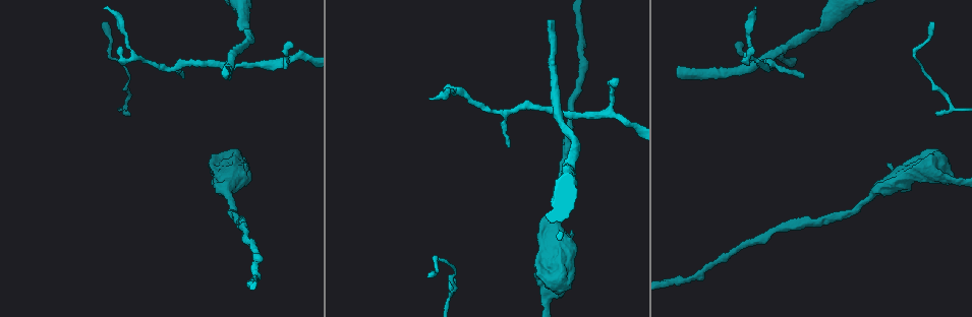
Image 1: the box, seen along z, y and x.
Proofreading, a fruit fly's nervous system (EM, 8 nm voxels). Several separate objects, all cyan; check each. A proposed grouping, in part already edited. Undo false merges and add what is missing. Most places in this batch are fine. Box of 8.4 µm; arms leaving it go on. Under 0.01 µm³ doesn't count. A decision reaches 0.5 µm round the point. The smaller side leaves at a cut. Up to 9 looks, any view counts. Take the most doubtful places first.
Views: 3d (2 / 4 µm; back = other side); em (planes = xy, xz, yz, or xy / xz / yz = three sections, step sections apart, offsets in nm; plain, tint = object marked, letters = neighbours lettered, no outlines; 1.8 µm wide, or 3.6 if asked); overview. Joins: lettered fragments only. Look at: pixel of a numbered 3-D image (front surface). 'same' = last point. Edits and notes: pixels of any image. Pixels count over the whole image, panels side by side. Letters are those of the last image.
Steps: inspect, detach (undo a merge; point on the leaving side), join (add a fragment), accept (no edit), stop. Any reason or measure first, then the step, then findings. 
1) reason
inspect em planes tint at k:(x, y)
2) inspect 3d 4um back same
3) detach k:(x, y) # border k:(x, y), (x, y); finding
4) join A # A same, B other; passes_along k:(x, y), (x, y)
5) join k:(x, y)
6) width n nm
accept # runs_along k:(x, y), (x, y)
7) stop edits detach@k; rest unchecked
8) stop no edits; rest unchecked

inspect 3d 4um at 1:(224, 70)

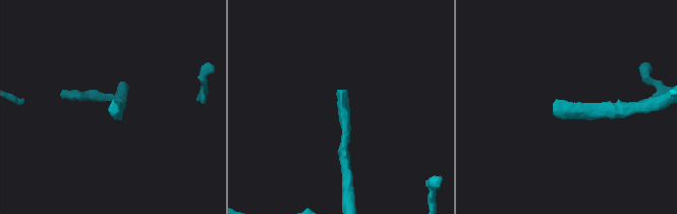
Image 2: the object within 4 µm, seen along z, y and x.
inspect em planes letters at 2:(555, 103)

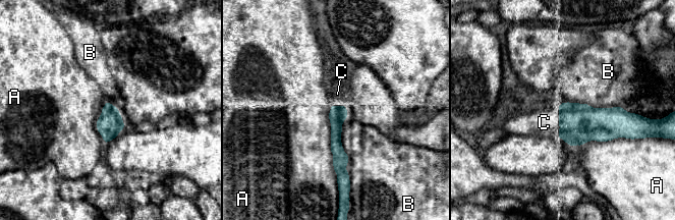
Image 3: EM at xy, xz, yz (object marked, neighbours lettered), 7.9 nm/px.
width 140 nm
join C # A other, B other, C same; it goes on there

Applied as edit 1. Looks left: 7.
see it whole again
inspect overview

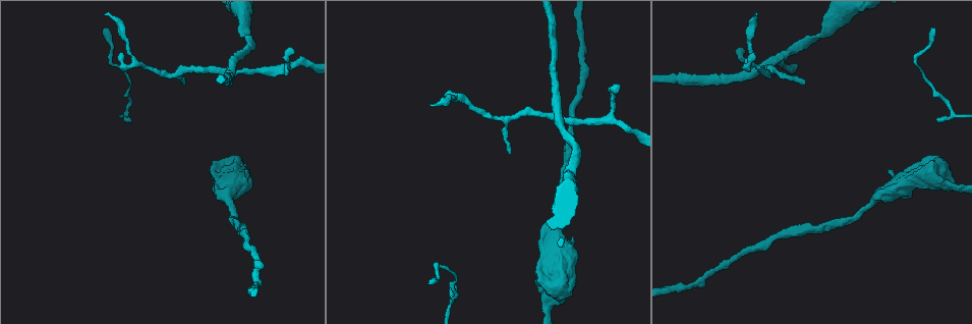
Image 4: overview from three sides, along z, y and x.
sharp bend
inspect 3d 4um at 4:(108, 62)

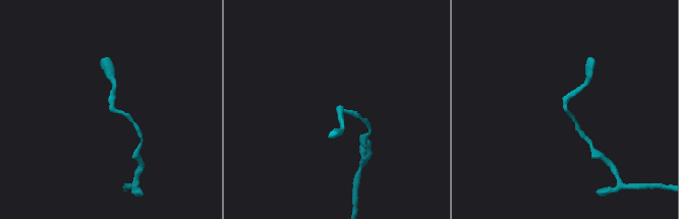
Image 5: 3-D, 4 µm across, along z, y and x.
inspect em xy step 16 letters at 5:(111, 108)

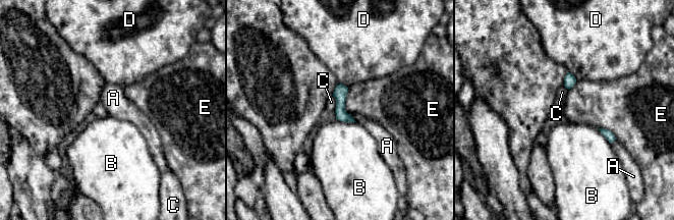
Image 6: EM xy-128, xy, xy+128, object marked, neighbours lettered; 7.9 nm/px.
width 100 nm
accept # A other, B other, C other, D other, E other; runs_along 6:(339, 87), (340, 110), (350, 119); all the same cell

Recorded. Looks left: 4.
an open end
inspect em planes letters at 4:(122, 69)

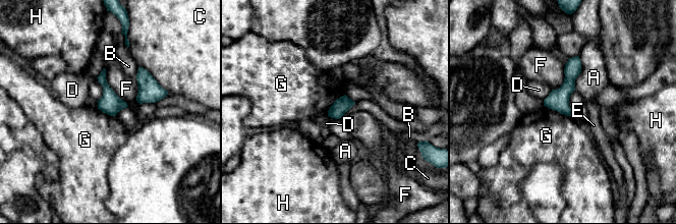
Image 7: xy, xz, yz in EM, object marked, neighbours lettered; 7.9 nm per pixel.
accept # A other, B other, C other, D other, E other, F other, G other, H other; border 7:(544, 105), (570, 116); no lettered fragment goes on from it

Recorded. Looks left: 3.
tapers out
inspect 3d 2um at 4:(736, 52)

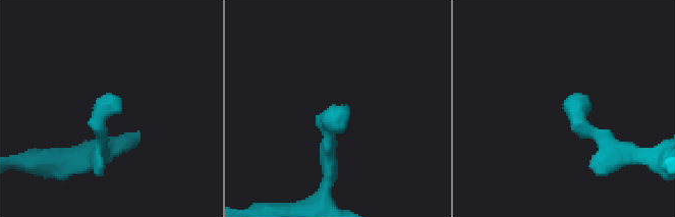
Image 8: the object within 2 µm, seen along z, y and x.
inspect em planes letters at 8:(346, 107)

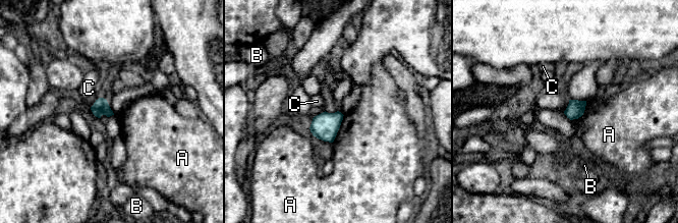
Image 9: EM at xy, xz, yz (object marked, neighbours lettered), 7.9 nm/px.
width 130 nm
accept # A other, B other, C other; border 9:(344, 115), (337, 134), (332, 142); none of them fits

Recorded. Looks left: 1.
stop edits join@3; rest unchecked

